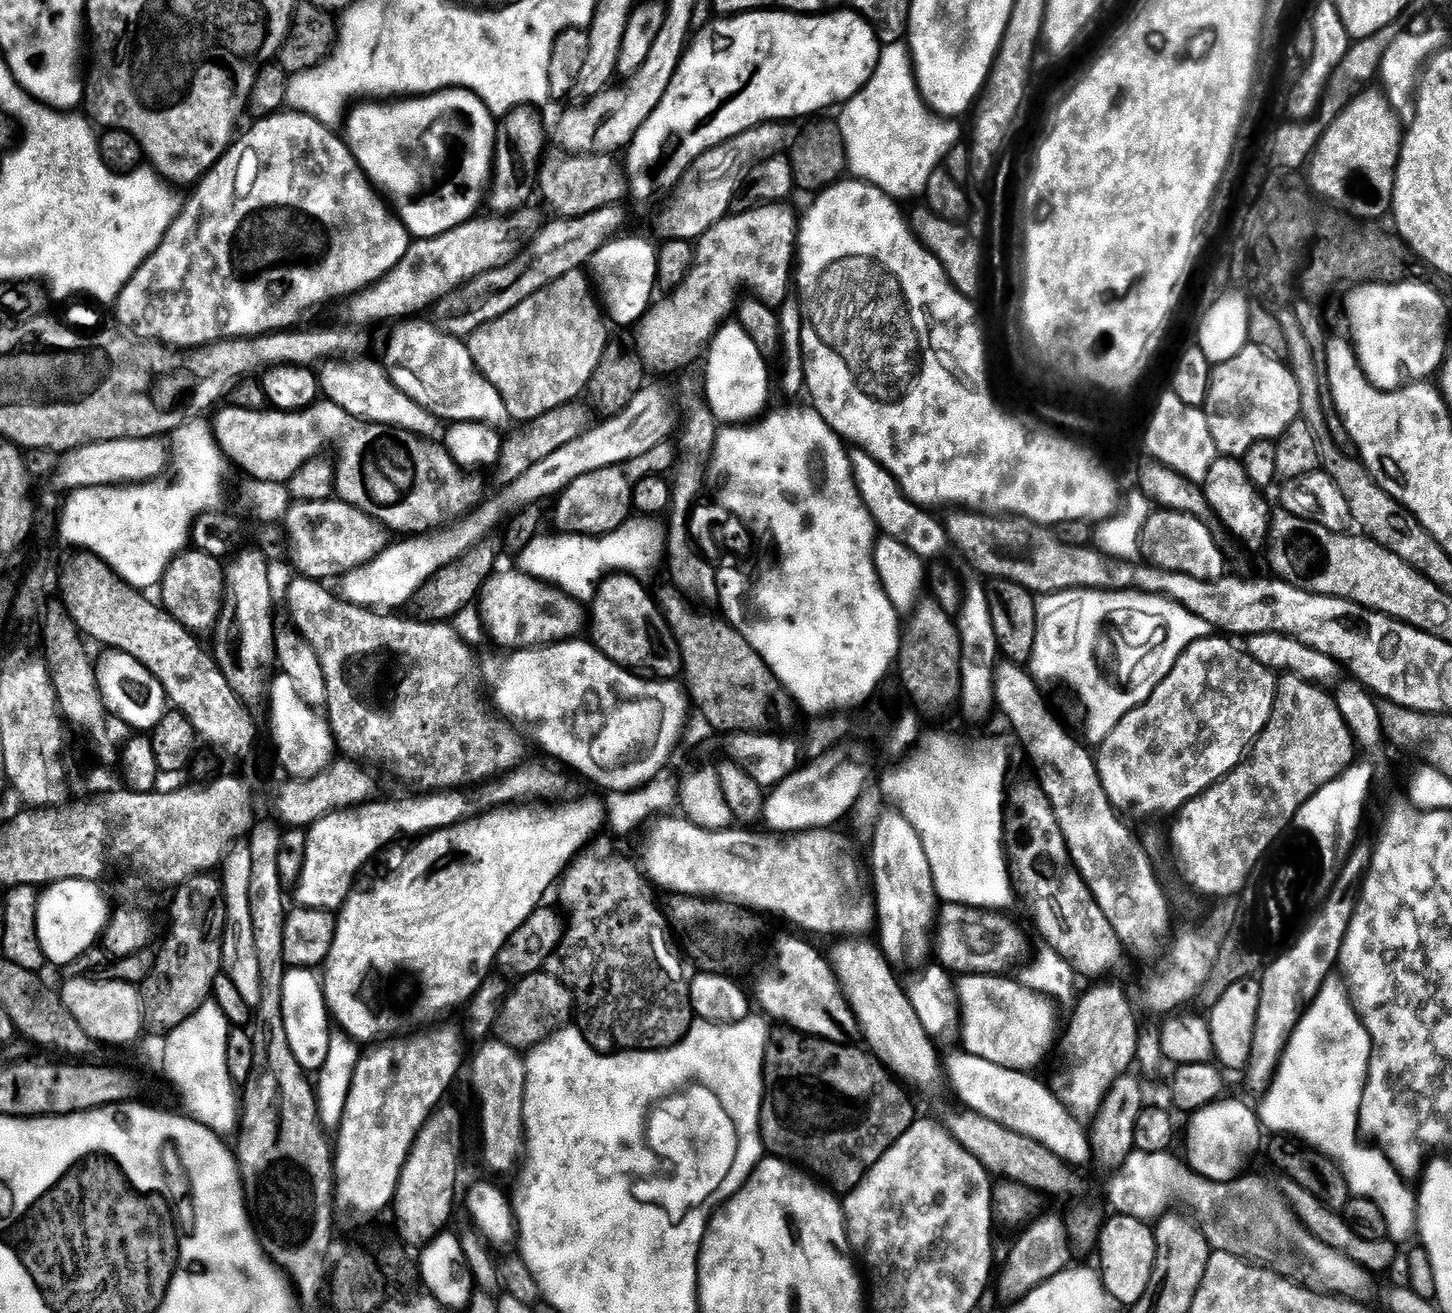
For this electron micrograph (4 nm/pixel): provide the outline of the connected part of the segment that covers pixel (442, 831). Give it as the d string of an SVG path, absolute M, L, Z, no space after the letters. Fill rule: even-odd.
M592 796L586 797L585 800L572 800L569 804L556 804L553 808L520 807L524 806L497 806L483 814L473 815L450 828L440 828L436 832L427 833L413 843L416 845L405 854L400 869L393 876L378 881L369 892L356 890L349 896L336 920L336 937L332 939L332 949L322 968L322 987L331 1019L335 1023L337 1020L353 1041L376 1039L379 1041L381 1038L388 1038L390 1037L388 1035L400 1032L403 1028L418 1023L419 1020L426 1020L446 1008L456 1008L459 1004L466 1003L468 999L471 1001L485 983L484 975L487 974L488 967L497 963L497 956L503 944L531 917L532 912L543 901L540 899L547 894L548 887L552 883L553 887L563 877L572 861L591 845L588 843L599 834L600 827L604 828L606 824L605 801L600 798L595 800ZM368 972L372 972L372 976L396 976L396 972L404 972L404 976L408 976L408 980L404 980L404 988L412 988L412 1000L396 1000L396 988L380 988L380 996L376 996L376 1000L372 1000L372 996L356 996L356 988L360 988L360 980L364 980Z

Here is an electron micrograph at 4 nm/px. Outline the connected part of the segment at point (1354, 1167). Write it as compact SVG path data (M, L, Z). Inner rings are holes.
M1356 1139L1352 1148L1357 1148L1356 1152L1341 1153L1336 1160L1340 1171L1348 1177L1349 1191L1354 1194L1365 1194L1376 1202L1383 1212L1383 1220L1387 1226L1387 1237L1396 1244L1406 1241L1417 1229L1417 1197L1411 1188L1400 1175L1400 1173L1385 1158L1384 1153L1379 1149L1364 1147Z

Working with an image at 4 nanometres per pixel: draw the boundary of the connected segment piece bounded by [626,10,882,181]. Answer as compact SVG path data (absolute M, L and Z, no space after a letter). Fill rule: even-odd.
M783 10L742 12L740 15L716 18L713 24L706 25L700 33L698 32L691 37L690 43L685 47L684 57L680 59L680 65L676 68L674 78L670 82L662 102L658 102L658 106L650 114L650 118L646 118L646 122L636 131L636 136L626 149L626 158L632 161L631 168L640 168L640 164L676 164L676 176L680 181L683 181L688 167L697 163L703 157L700 156L703 152L704 155L711 153L714 146L725 144L746 130L757 128L759 124L785 122L784 120L792 120L795 116L812 116L815 112L830 107L832 103L840 106L850 98L854 98L866 86L866 82L872 77L872 71L879 66L882 51L880 39L876 36L876 29L860 13L851 10L836 10L831 14L801 14Z

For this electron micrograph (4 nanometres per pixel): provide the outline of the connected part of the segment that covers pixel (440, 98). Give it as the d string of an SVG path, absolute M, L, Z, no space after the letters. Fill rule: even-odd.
M446 88L430 96L393 103L396 104L393 108L387 108L384 102L363 104L366 105L362 108L353 107L347 117L346 143L354 150L364 175L377 189L383 190L386 196L388 191L387 199L395 215L400 217L407 228L409 237L429 240L454 230L479 213L476 211L483 200L485 203L494 176L498 120L473 92L466 88Z

